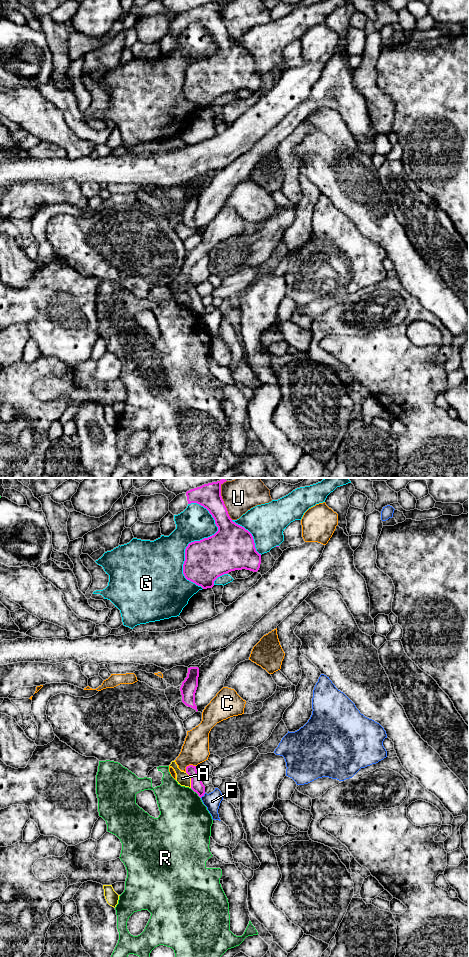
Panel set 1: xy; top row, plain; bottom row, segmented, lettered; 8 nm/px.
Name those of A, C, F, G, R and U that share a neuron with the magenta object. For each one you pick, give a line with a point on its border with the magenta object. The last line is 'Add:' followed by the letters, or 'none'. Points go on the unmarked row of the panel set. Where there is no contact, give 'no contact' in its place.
Add: none

